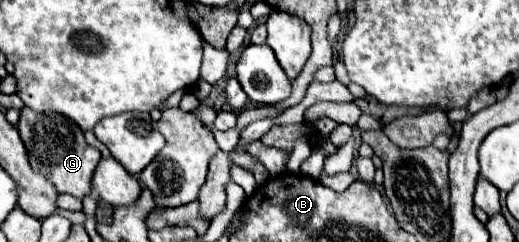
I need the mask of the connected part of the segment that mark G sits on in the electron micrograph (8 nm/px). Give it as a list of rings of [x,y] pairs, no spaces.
[[[23,107],[19,117],[19,133],[25,141],[31,167],[45,175],[55,185],[57,193],[69,193],[79,199],[91,193],[91,177],[101,153],[85,143],[83,131],[71,119],[59,113],[35,113],[29,107]]]

